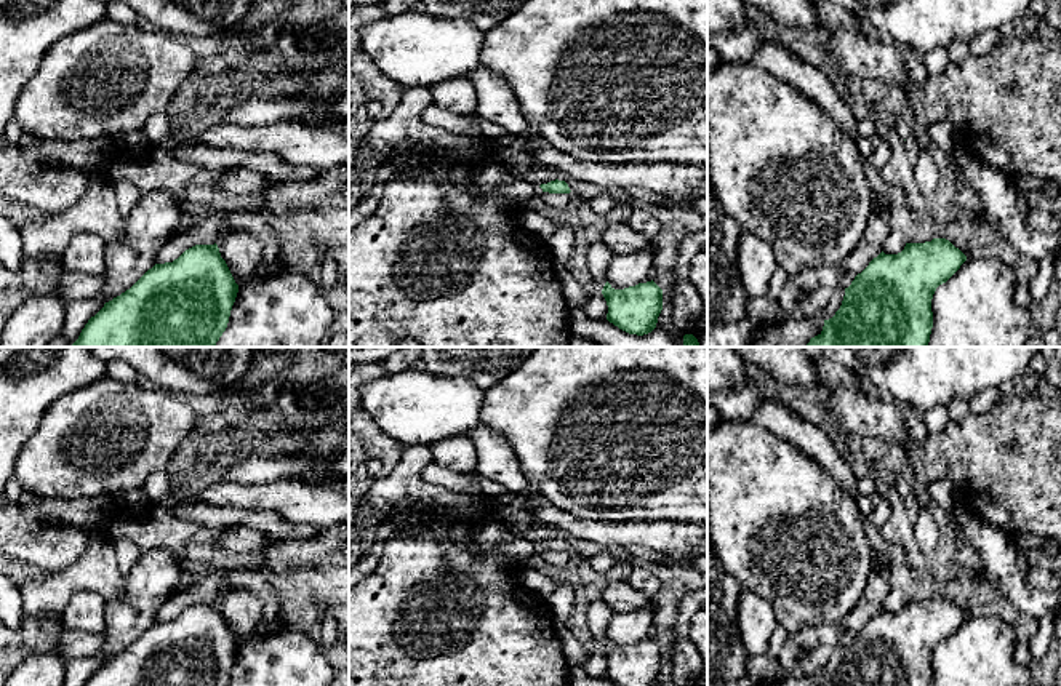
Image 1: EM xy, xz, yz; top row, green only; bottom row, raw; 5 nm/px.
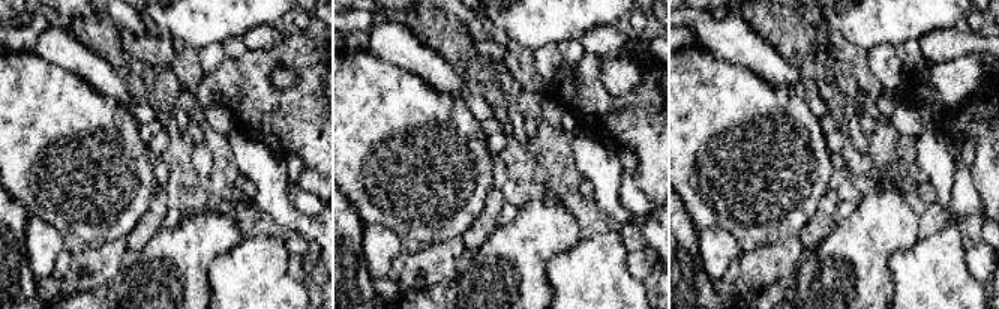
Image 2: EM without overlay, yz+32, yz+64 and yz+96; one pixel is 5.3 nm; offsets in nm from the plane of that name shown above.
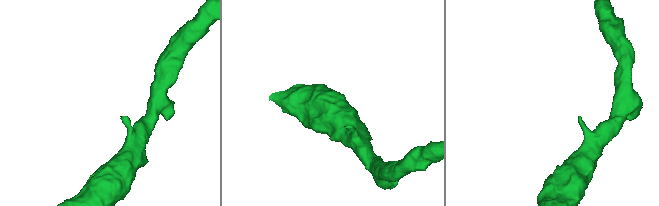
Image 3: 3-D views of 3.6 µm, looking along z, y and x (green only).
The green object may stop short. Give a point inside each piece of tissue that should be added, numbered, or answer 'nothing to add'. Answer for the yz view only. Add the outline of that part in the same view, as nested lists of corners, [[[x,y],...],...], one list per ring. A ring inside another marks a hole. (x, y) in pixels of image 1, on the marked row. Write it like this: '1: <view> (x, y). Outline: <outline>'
nothing to add

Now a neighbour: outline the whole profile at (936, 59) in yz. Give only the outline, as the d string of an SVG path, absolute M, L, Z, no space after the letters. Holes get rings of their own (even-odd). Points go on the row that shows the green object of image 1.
M938 46L923 54L923 64L928 75L941 74L951 64L947 48Z

